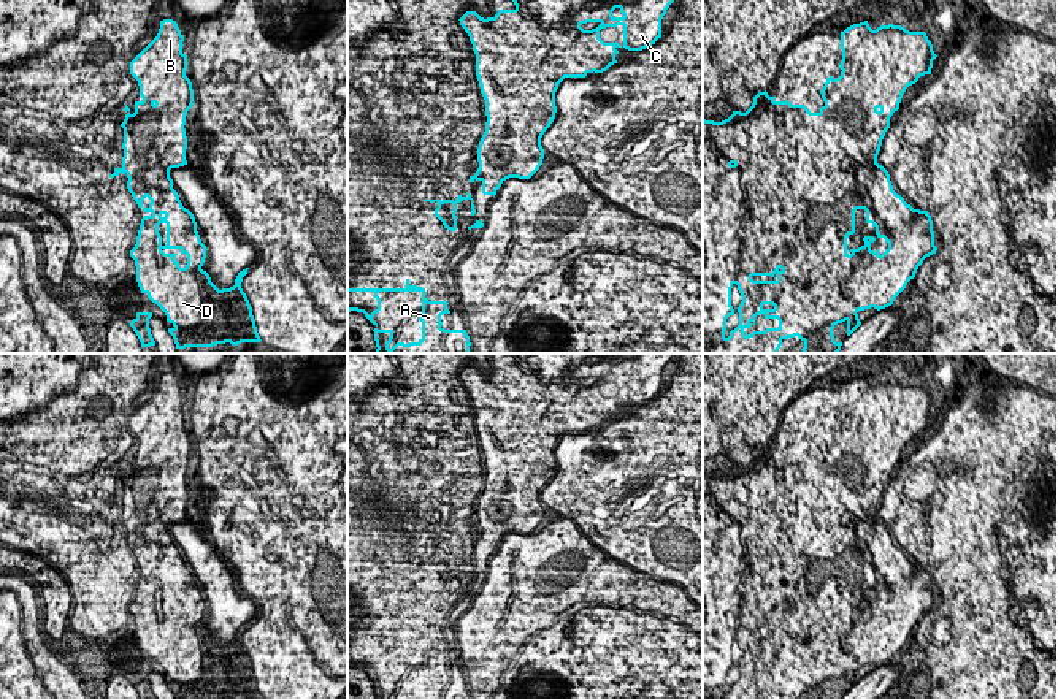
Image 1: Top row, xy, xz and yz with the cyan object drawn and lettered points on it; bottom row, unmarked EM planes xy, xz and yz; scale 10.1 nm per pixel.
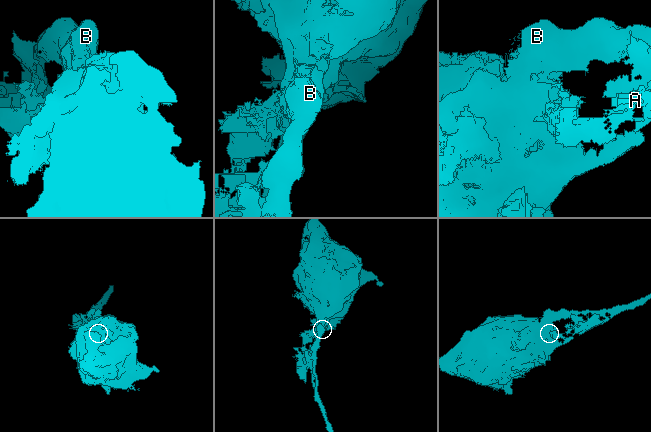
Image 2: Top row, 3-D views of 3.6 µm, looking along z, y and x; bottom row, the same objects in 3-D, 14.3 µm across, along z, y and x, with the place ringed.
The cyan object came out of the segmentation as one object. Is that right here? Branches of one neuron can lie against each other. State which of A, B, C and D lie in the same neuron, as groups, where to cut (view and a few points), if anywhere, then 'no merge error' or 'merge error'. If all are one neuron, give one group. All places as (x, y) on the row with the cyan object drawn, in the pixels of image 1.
A B C D | no cut | no merge error

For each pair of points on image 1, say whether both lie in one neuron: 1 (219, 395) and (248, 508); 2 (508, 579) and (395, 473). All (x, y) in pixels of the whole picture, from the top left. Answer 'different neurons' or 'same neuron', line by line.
1: same neuron
2: different neurons

